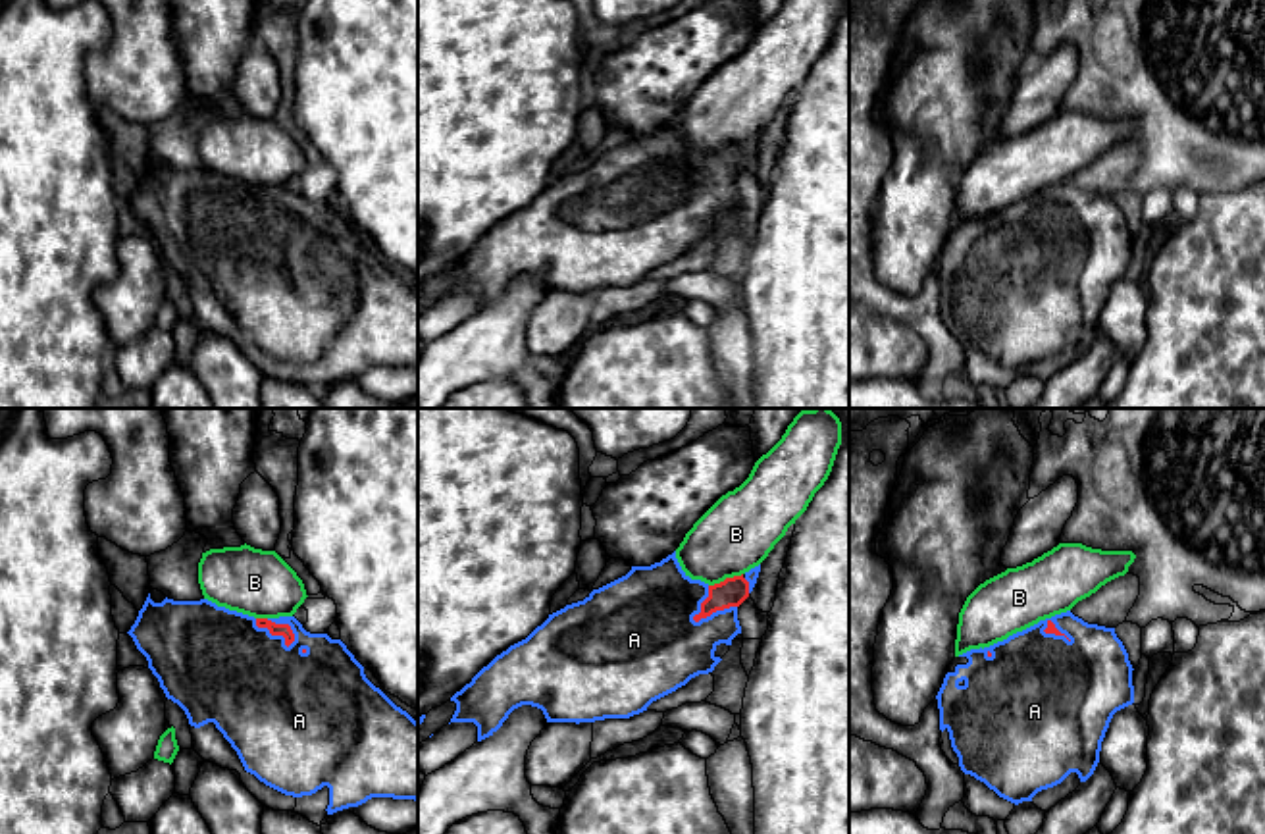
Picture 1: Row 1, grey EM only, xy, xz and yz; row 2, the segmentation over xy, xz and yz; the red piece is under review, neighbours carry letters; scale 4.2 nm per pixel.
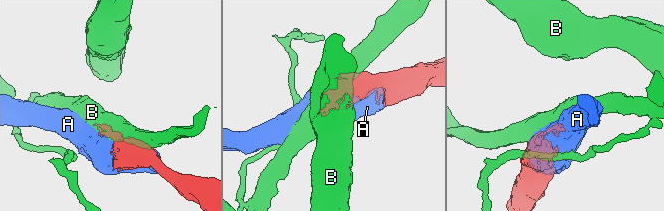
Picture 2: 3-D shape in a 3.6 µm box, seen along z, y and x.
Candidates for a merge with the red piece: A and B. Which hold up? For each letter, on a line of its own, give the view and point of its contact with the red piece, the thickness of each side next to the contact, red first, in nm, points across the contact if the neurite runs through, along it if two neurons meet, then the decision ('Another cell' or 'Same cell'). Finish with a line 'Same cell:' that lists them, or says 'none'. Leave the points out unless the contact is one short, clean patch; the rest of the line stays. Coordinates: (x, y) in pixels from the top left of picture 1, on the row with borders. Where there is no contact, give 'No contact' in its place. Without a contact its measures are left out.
A: Touches red at xy (276, 634). Thickness 50 nm (red) against 440 nm. Same cell
B: Touches red at xz (726, 578). Thickness 120 nm (red) against 320 nm. Another cell
Same cell: A

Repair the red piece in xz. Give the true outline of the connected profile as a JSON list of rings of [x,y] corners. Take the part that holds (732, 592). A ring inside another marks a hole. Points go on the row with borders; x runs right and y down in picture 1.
[[[676,551],[651,566],[632,566],[583,601],[549,614],[526,639],[483,666],[451,697],[456,703],[451,722],[474,722],[481,742],[522,705],[541,709],[547,722],[580,724],[639,715],[691,678],[714,670],[722,661],[714,655],[716,647],[732,645],[741,634],[737,607],[753,591],[759,572],[761,564],[709,586],[682,570]]]

